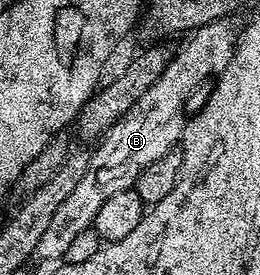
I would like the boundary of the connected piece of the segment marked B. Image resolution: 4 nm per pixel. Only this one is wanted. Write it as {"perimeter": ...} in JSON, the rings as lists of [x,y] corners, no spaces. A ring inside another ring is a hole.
{"perimeter":[[[232,17],[220,18],[211,24],[203,24],[197,30],[188,35],[189,38],[174,53],[173,59],[167,64],[167,68],[143,92],[143,96],[135,102],[129,111],[114,124],[104,137],[96,143],[97,148],[92,151],[91,164],[87,164],[87,172],[79,184],[75,184],[71,196],[59,204],[55,216],[51,216],[51,224],[43,232],[43,240],[39,240],[36,257],[64,259],[67,247],[79,236],[79,232],[92,227],[99,208],[115,192],[134,189],[143,172],[143,168],[159,156],[167,156],[169,150],[174,149],[180,143],[181,134],[185,130],[187,113],[185,105],[189,97],[210,80],[216,79],[217,75],[231,64],[231,56],[237,47],[239,26],[233,23]]]}

